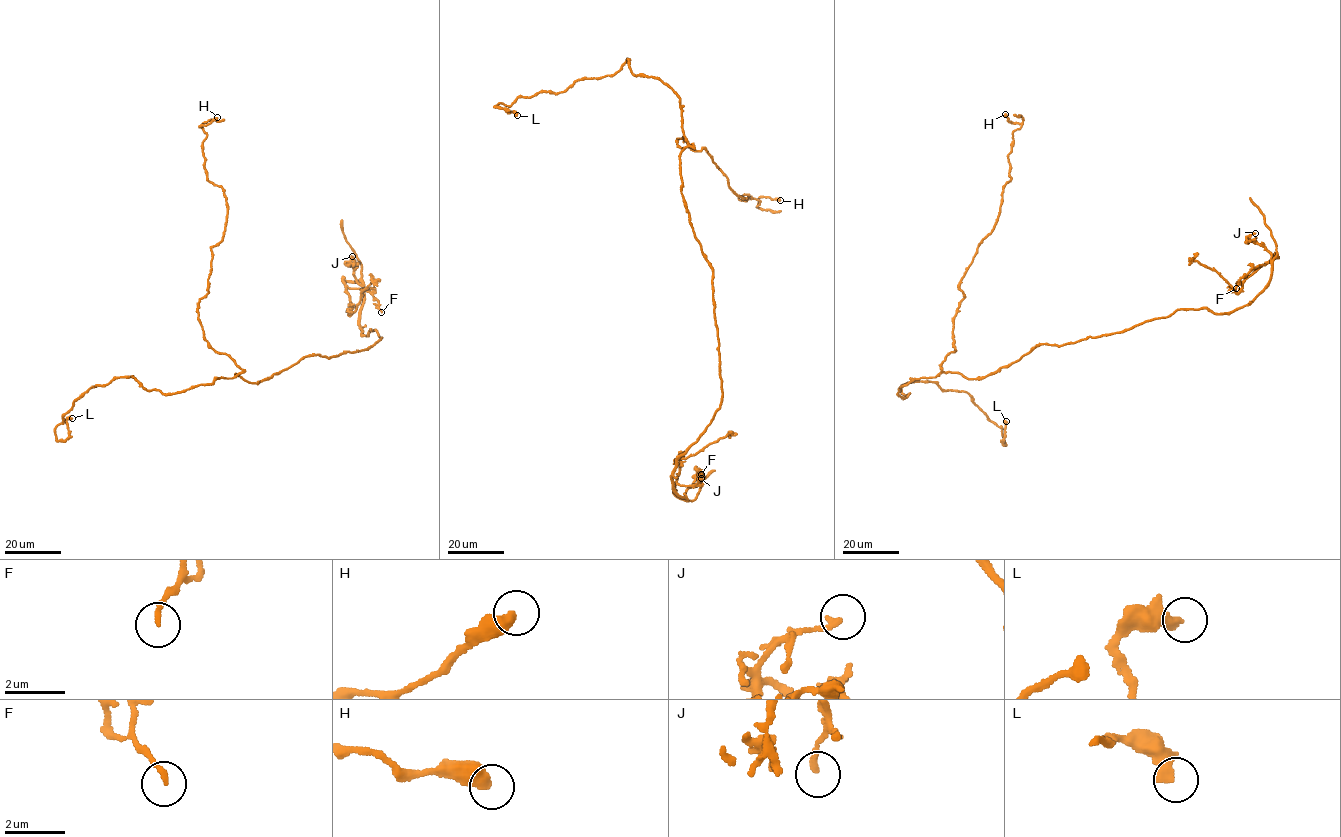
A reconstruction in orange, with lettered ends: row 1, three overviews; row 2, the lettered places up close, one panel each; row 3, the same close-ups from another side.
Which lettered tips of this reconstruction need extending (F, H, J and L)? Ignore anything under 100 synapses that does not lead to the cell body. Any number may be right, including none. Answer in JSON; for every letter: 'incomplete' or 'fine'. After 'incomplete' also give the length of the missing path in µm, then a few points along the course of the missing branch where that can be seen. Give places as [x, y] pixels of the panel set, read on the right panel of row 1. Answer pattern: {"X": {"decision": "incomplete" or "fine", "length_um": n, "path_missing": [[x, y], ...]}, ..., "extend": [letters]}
{"F": {"decision": "fine"}, "H": {"decision": "fine"}, "J": {"decision": "fine"}, "L": {"decision": "fine"}, "extend": []}

